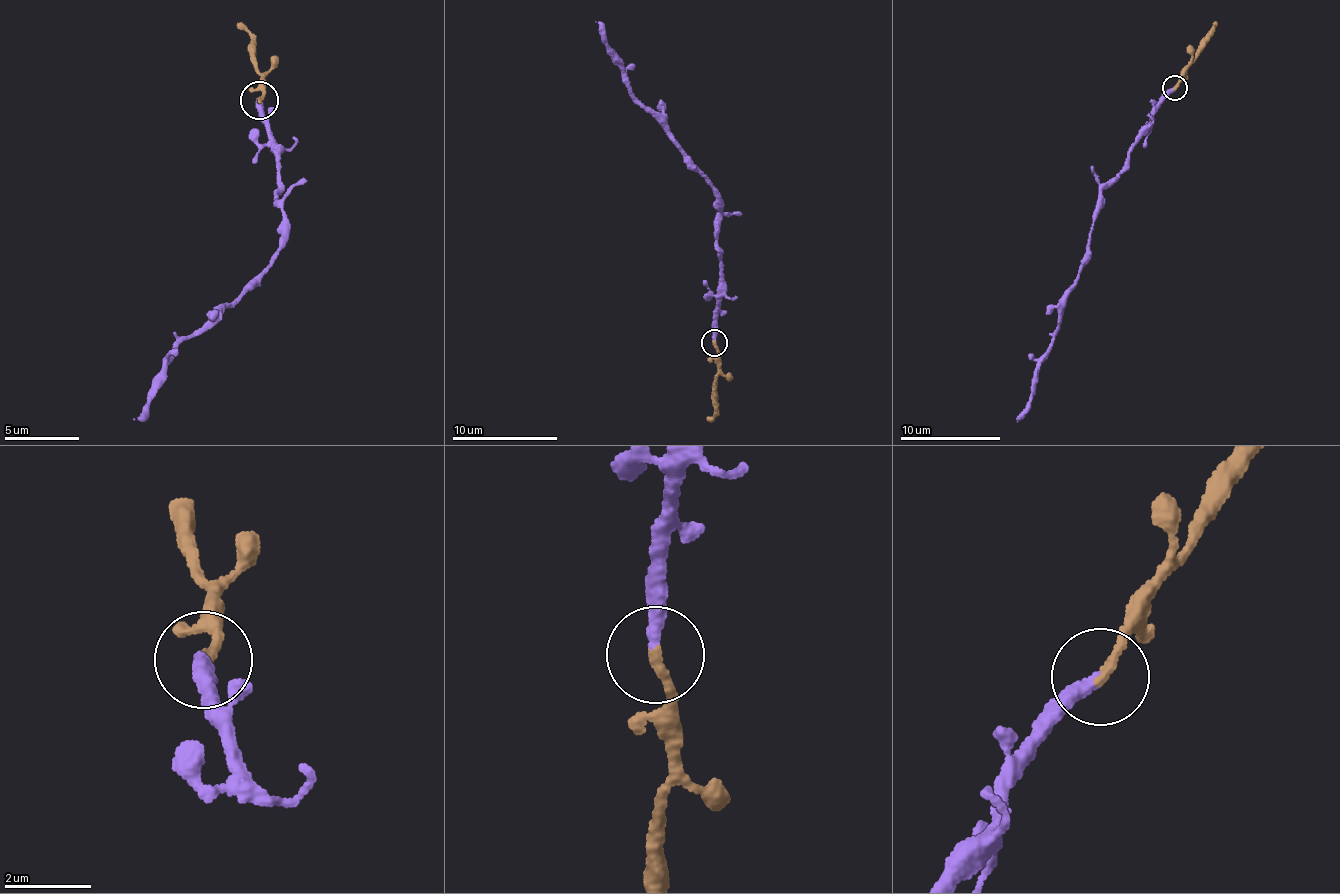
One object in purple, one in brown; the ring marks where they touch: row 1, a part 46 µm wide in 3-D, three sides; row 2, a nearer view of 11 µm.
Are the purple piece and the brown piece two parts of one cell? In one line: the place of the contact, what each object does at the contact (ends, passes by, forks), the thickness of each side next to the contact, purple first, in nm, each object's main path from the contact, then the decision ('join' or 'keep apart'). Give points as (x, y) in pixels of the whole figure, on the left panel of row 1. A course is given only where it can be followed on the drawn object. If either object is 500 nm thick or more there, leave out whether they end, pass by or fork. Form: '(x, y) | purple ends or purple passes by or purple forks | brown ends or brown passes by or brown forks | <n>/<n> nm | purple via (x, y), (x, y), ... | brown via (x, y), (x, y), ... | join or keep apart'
(259, 100) | purple ends | brown ends | 320/240 nm | purple via (258, 101), (280, 174), (274, 205), (283, 208), (283, 246), (252, 291), (174, 347), (149, 410), (135, 419) | brown via (258, 101), (265, 77), (256, 70), (253, 45), (238, 21) | join

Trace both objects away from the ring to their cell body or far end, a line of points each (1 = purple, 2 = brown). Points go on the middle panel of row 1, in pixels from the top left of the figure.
1: (713, 342), (721, 258), (715, 222), (721, 211), (715, 193), (689, 157), (631, 90), (596, 22)
2: (713, 342), (721, 366), (715, 379), (716, 395), (712, 416), (708, 418)

